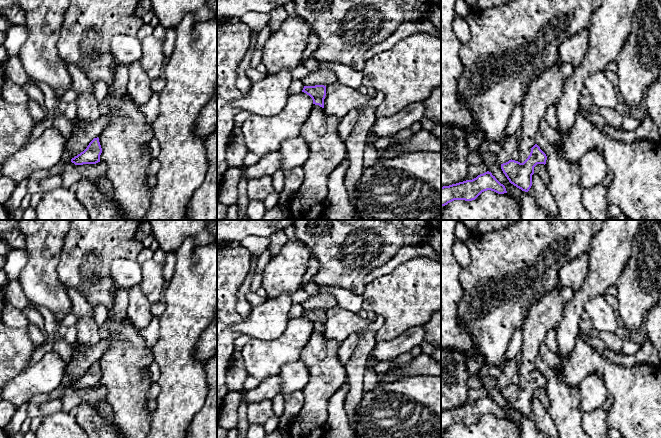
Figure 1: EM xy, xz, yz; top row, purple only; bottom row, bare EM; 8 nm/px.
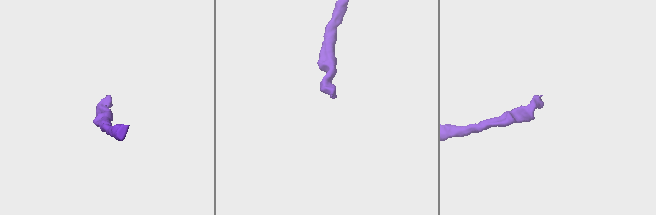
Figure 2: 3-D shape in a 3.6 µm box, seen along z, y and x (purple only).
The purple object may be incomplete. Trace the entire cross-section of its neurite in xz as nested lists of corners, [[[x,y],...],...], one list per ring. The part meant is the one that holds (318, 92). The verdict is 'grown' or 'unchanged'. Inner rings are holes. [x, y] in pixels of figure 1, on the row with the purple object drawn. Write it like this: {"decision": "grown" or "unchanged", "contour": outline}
{"decision": "grown", "contour": [[[304,86],[302,92],[309,95],[314,104],[307,121],[300,131],[300,137],[308,143],[309,156],[302,165],[304,171],[303,182],[292,197],[287,210],[291,220],[318,220],[326,210],[328,179],[347,156],[347,149],[345,140],[340,138],[337,131],[340,119],[328,115],[323,109],[326,86]]]}

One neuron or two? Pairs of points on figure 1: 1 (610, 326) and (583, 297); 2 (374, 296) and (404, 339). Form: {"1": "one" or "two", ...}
{"1": "two", "2": "two"}

